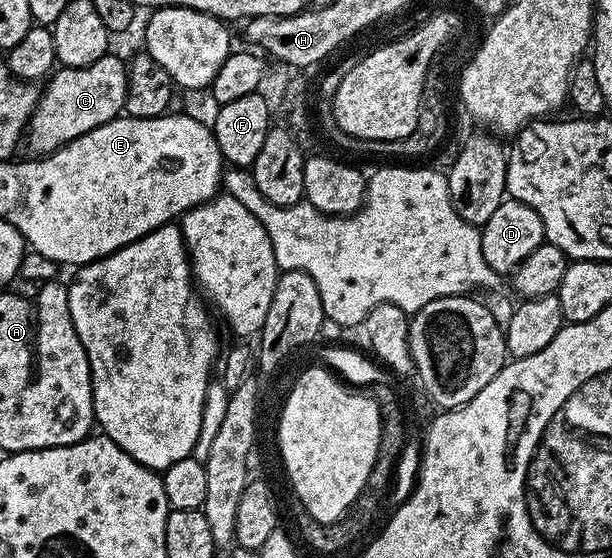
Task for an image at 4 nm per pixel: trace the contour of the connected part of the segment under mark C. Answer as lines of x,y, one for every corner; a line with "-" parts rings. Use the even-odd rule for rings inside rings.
113,56
100,57
95,59
95,63
78,69
58,68
48,78
45,89
40,90
37,106
29,116
27,132
23,137
24,144
29,144
33,152
30,154
51,154
87,131
122,116
129,75
126,62

